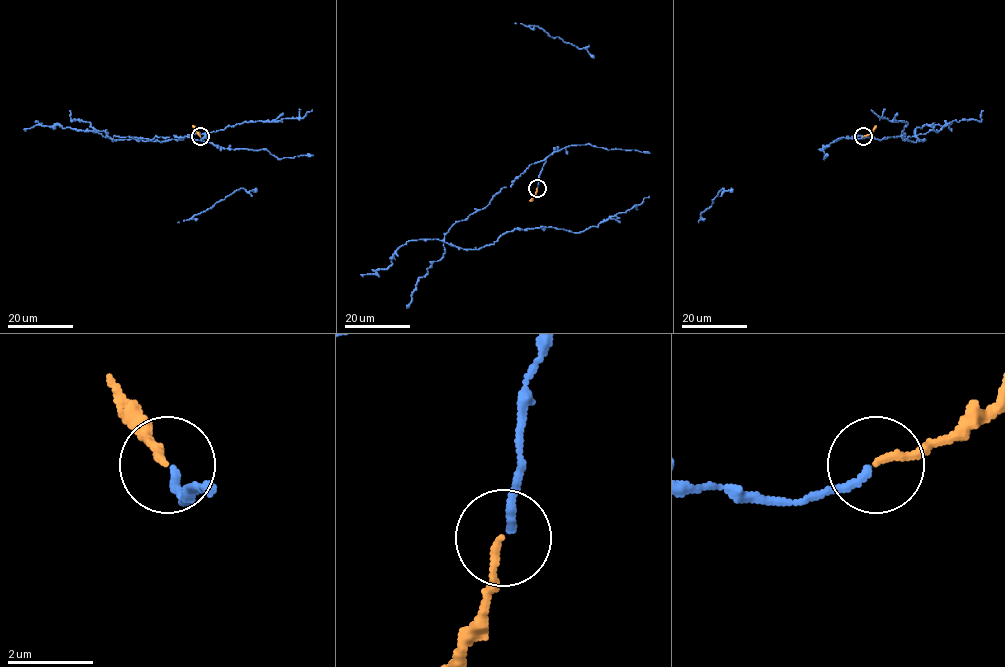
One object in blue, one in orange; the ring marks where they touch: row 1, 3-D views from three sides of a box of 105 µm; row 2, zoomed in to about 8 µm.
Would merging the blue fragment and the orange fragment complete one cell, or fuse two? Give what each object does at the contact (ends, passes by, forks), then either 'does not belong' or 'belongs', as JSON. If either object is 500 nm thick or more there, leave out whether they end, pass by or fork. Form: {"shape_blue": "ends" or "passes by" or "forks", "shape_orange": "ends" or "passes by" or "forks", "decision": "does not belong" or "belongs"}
{"shape_blue": "ends", "shape_orange": "ends", "decision": "belongs"}

